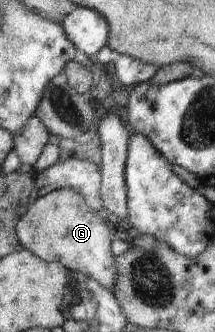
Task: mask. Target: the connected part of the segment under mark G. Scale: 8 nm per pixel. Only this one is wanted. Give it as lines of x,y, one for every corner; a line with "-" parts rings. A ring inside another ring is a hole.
59,188
41,197
34,197
28,210
20,217
16,225
16,236
21,247
27,248
39,259
51,262
61,262
68,271
79,271
85,277
95,278
103,287
113,291
116,272
115,257
111,254
111,235
105,224
104,214
92,210
86,199
73,188

